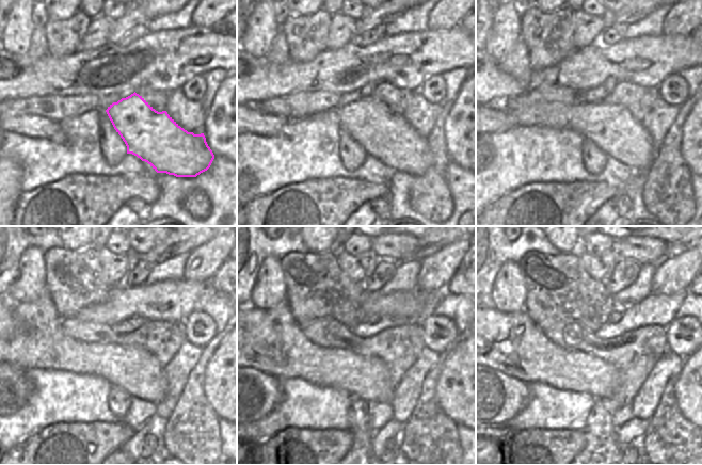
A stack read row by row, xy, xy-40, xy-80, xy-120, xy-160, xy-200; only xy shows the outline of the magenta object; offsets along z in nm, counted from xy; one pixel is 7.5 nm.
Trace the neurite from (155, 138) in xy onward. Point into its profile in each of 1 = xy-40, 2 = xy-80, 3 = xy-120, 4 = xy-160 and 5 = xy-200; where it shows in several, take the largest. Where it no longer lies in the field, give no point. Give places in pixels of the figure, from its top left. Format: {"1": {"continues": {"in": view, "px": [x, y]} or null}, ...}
{"1": {"continues": {"in": "xy-40", "px": [386, 135]}}, "2": {"continues": {"in": "xy-80", "px": [611, 127]}}, "3": {"continues": {"in": "xy-120", "px": [38, 343]}}, "4": {"continues": {"in": "xy-160", "px": [270, 340]}}, "5": {"continues": {"in": "xy-200", "px": [511, 343]}}}

